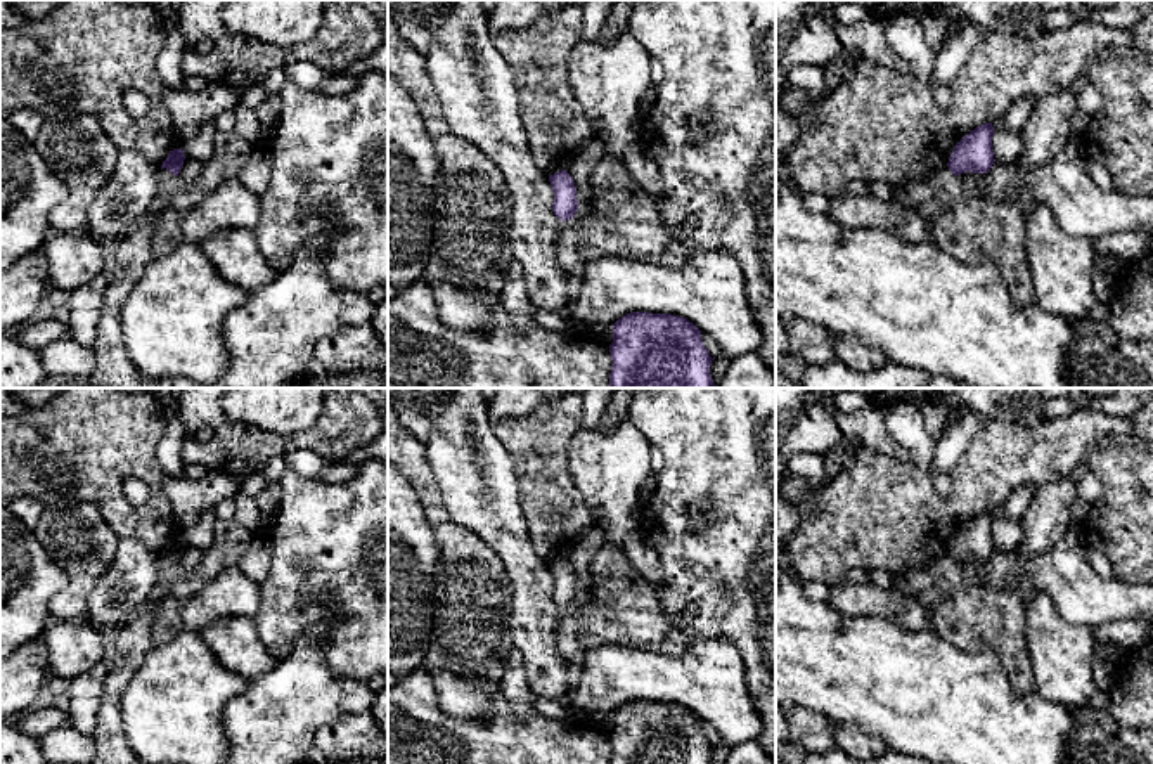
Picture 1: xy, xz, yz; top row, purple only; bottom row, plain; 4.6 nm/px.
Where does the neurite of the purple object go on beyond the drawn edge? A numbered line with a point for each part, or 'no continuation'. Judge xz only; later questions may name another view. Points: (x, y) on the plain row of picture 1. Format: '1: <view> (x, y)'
no continuation

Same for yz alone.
no continuation

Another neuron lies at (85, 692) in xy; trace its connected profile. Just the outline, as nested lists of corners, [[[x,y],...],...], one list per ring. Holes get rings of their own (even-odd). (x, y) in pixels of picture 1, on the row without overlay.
[[[102,662],[69,681],[69,726],[93,736],[99,729],[99,709],[104,696],[107,665]]]

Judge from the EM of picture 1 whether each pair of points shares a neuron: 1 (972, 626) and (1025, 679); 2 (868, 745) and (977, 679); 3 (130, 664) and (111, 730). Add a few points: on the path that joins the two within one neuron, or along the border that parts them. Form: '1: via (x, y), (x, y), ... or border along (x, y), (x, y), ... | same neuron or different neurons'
1: via (987, 631), (1017, 664) | same neuron
2: border along (840, 723), (850, 723), (885, 745) | different neurons
3: via (113, 674), (111, 712) | same neuron

